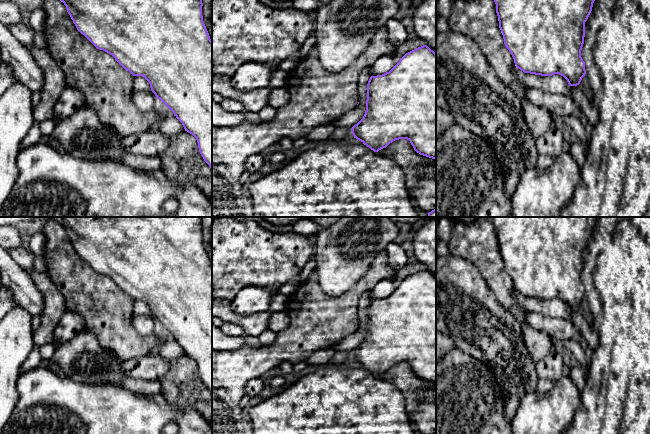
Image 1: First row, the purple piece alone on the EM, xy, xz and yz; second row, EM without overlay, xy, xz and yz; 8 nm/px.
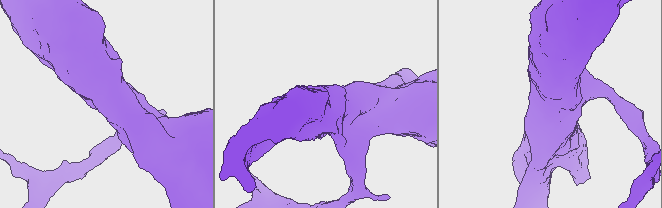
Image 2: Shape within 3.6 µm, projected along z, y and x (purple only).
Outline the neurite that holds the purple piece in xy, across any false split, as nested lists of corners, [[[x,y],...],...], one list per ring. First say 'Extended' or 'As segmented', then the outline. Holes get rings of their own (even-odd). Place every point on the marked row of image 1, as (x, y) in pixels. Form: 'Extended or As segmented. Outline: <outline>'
As segmented. Outline: [[[60,0],[66,6],[77,30],[97,49],[112,55],[115,60],[133,76],[142,76],[150,84],[151,91],[160,99],[182,123],[185,131],[192,134],[204,161],[212,169],[212,40],[203,21],[202,0]]]

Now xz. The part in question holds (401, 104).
As segmented. Outline: [[[423,45],[406,53],[389,72],[371,76],[367,84],[365,114],[351,130],[354,138],[374,152],[395,140],[407,139],[417,153],[436,160],[436,53]]]

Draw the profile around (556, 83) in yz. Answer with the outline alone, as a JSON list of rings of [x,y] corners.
[[[514,68],[514,74],[527,86],[540,89],[548,93],[559,93],[567,95],[569,93],[569,84],[567,80],[559,75],[541,76],[530,73],[524,73],[518,68]]]

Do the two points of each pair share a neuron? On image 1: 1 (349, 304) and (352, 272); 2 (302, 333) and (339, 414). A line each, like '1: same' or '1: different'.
1: different
2: different

